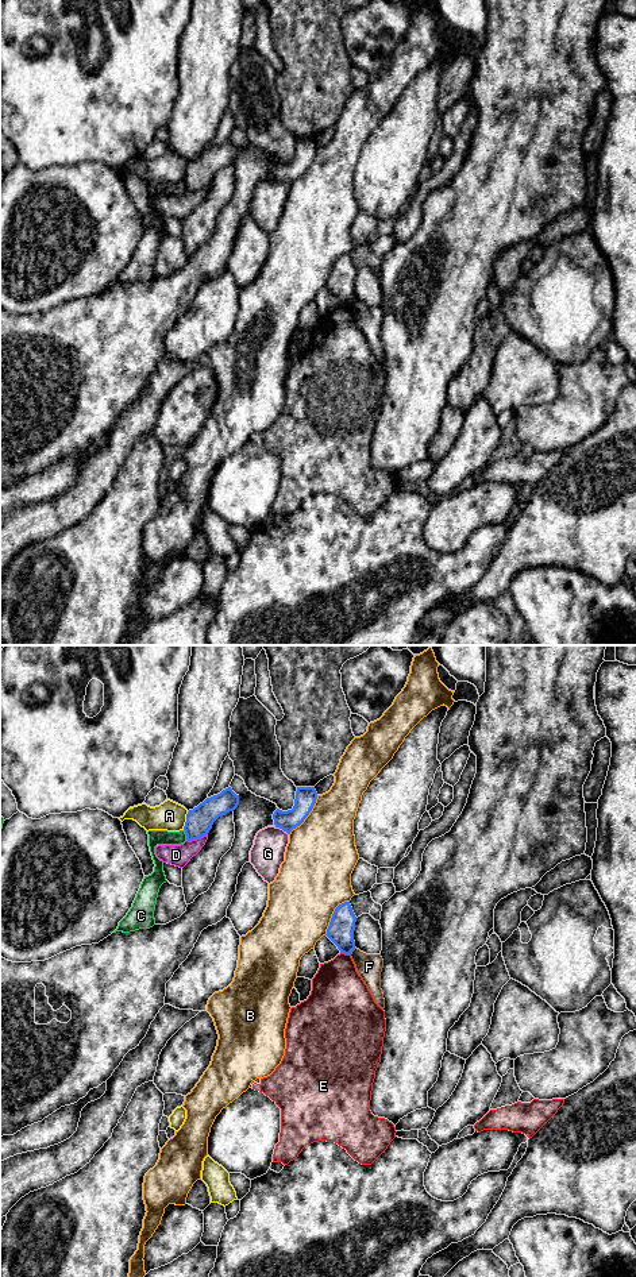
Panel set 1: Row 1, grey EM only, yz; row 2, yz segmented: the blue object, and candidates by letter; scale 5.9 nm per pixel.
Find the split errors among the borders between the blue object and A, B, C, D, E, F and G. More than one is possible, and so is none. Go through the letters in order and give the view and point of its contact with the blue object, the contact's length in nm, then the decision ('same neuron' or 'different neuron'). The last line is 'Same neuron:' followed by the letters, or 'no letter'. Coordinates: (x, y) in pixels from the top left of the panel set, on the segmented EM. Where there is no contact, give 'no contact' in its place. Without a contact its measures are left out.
A: yz (187, 821) | 120 nm | different neuron
B: yz (308, 814) | 300 nm | different neuron
C: yz (185, 833) | 70 nm | different neuron
D: yz (196, 838) | 130 nm | different neuron
E: yz (345, 953) | 60 nm | different neuron
F: yz (351, 951) | 60 nm | different neuron
G: yz (282, 829) | 90 nm | different neuron
Same neuron: no letter

